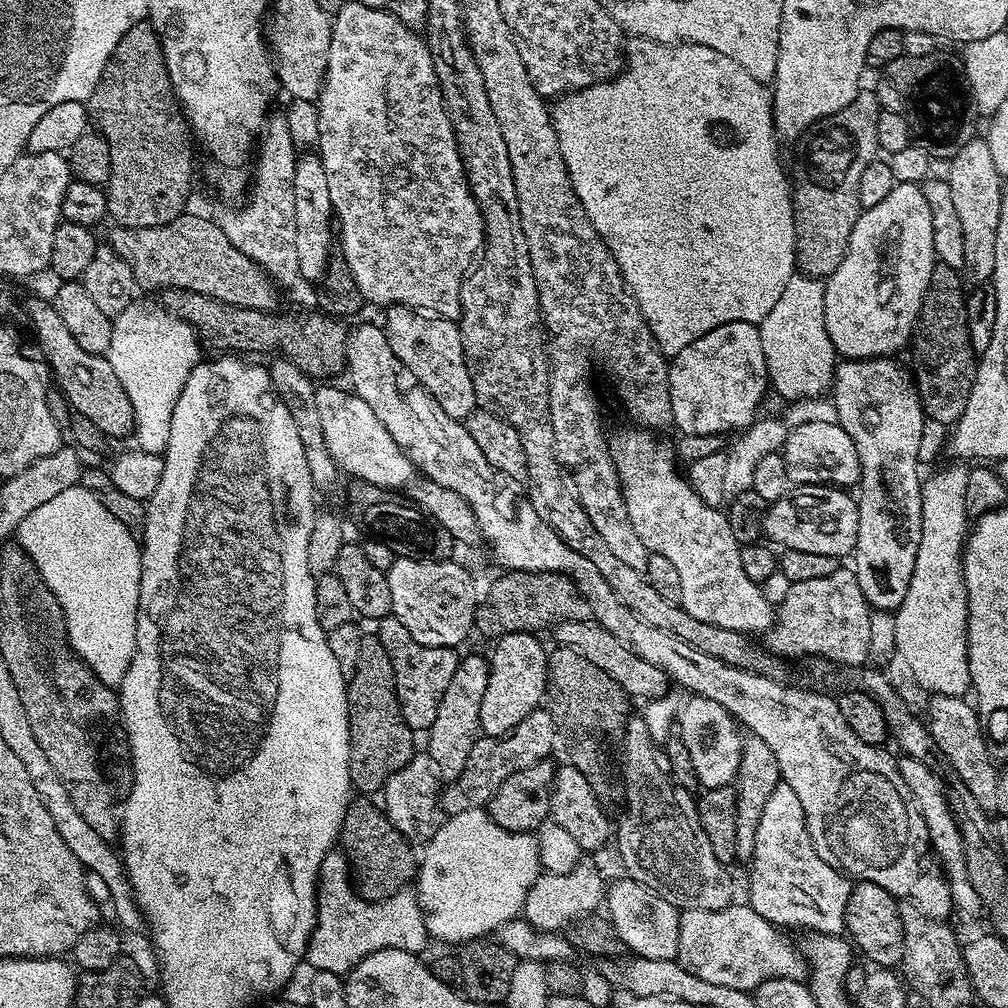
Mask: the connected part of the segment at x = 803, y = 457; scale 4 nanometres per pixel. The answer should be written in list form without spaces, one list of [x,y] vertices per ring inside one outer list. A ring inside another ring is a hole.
[[[801,419],[797,428],[788,428],[782,455],[789,481],[796,486],[826,484],[852,486],[860,483],[860,464],[855,444],[835,420]]]

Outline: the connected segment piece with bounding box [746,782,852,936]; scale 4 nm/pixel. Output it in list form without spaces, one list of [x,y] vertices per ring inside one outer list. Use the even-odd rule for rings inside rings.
[[[786,783],[779,784],[766,798],[766,806],[762,810],[762,818],[758,822],[758,830],[754,834],[754,850],[750,861],[752,869],[748,872],[747,903],[762,918],[777,926],[789,924],[792,928],[821,932],[831,936],[839,936],[845,931],[844,915],[846,902],[852,893],[849,877],[838,871],[834,866],[822,862],[812,845],[812,839],[806,826],[806,818],[802,810],[802,802],[798,802],[798,794],[794,794],[792,787]]]

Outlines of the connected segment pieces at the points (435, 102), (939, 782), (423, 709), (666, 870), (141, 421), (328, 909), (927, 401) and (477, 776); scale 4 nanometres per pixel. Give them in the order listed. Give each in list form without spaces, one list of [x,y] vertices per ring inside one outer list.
[[[345,2],[331,17],[331,21],[330,58],[324,75],[324,89],[321,90],[318,101],[318,155],[326,170],[326,186],[330,190],[334,220],[338,225],[338,246],[344,251],[350,274],[358,286],[361,298],[369,305],[407,304],[417,310],[435,309],[432,307],[436,304],[436,288],[446,287],[448,280],[459,282],[464,279],[464,275],[477,259],[478,250],[484,247],[486,229],[484,216],[480,213],[478,202],[464,177],[464,163],[444,105],[440,83],[434,74],[434,62],[430,58],[428,41],[388,12],[362,6],[359,2]]]
[[[901,755],[898,760],[898,767],[906,786],[914,794],[914,798],[920,807],[922,818],[926,822],[926,830],[930,841],[930,848],[938,857],[942,865],[945,876],[948,877],[948,884],[952,888],[952,906],[957,913],[968,916],[972,908],[982,904],[981,893],[970,884],[967,878],[966,860],[963,858],[963,842],[960,837],[959,827],[949,808],[948,796],[945,792],[945,781],[935,772],[916,761],[910,756]]]
[[[393,615],[383,616],[375,625],[374,634],[382,642],[386,654],[390,654],[390,666],[394,666],[396,693],[406,726],[410,726],[413,733],[427,733],[434,726],[434,718],[438,718],[440,699],[446,694],[446,686],[450,686],[450,678],[454,678],[454,670],[460,668],[461,653],[456,648],[426,646],[418,642]]]
[[[636,714],[629,719],[624,726],[624,739],[622,745],[622,779],[624,781],[624,817],[620,820],[620,825],[615,825],[614,828],[614,844],[616,840],[616,848],[620,851],[620,860],[624,863],[624,868],[629,877],[637,880],[638,883],[644,884],[650,890],[654,890],[662,898],[678,902],[681,909],[685,908],[701,908],[702,910],[722,910],[733,903],[734,896],[732,896],[732,880],[728,877],[729,869],[722,862],[718,862],[718,858],[714,858],[714,849],[710,846],[710,838],[706,838],[706,830],[702,830],[702,826],[696,817],[696,802],[693,793],[689,789],[676,783],[676,777],[672,775],[672,767],[668,761],[667,754],[664,753],[663,747],[654,739],[650,729],[646,728],[646,722],[643,715]]]
[[[133,302],[129,308],[122,310],[112,321],[112,337],[107,350],[110,366],[114,366],[114,374],[118,382],[126,390],[130,398],[130,406],[134,414],[135,447],[141,452],[163,453],[170,438],[170,418],[174,414],[174,402],[178,402],[178,394],[182,394],[182,386],[186,386],[186,378],[201,363],[200,344],[196,341],[197,329],[184,318],[173,314],[160,304],[140,304]]]
[[[339,847],[331,848],[326,854],[326,858],[322,858],[322,866],[320,867],[320,879],[318,881],[318,891],[316,893],[316,928],[312,932],[312,937],[308,940],[308,950],[306,953],[307,963],[312,963],[311,966],[318,972],[339,972],[347,974],[352,971],[352,967],[362,958],[366,958],[370,954],[374,954],[378,950],[386,950],[387,948],[397,948],[398,950],[406,950],[407,952],[414,952],[417,954],[423,953],[423,948],[430,944],[430,937],[428,934],[428,927],[424,925],[424,914],[420,907],[420,902],[417,893],[412,890],[401,890],[387,896],[384,900],[366,900],[359,892],[356,891],[353,881],[350,879],[350,865],[347,856]]]
[[[939,262],[934,264],[910,343],[910,371],[915,377],[925,417],[947,426],[955,425],[966,410],[966,402],[970,402],[970,390],[974,390],[978,363],[978,354],[970,342],[970,326],[966,326],[968,297],[965,281],[962,276],[960,281],[960,276],[957,269]]]
[[[544,706],[526,714],[526,718],[522,718],[522,722],[518,722],[518,726],[514,726],[514,730],[506,734],[481,735],[480,739],[474,742],[474,750],[470,750],[470,758],[466,758],[462,774],[451,780],[438,797],[443,815],[449,817],[475,808],[484,808],[494,798],[498,786],[502,786],[502,782],[510,778],[510,774],[518,774],[518,770],[526,770],[534,766],[534,762],[549,759],[553,755],[552,747],[556,748],[557,744],[558,735],[554,718]]]

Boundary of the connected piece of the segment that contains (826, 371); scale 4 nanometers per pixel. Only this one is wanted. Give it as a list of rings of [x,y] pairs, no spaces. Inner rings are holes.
[[[794,274],[774,309],[758,325],[771,389],[788,400],[815,399],[834,380],[838,355],[825,330],[824,287],[817,277]]]

